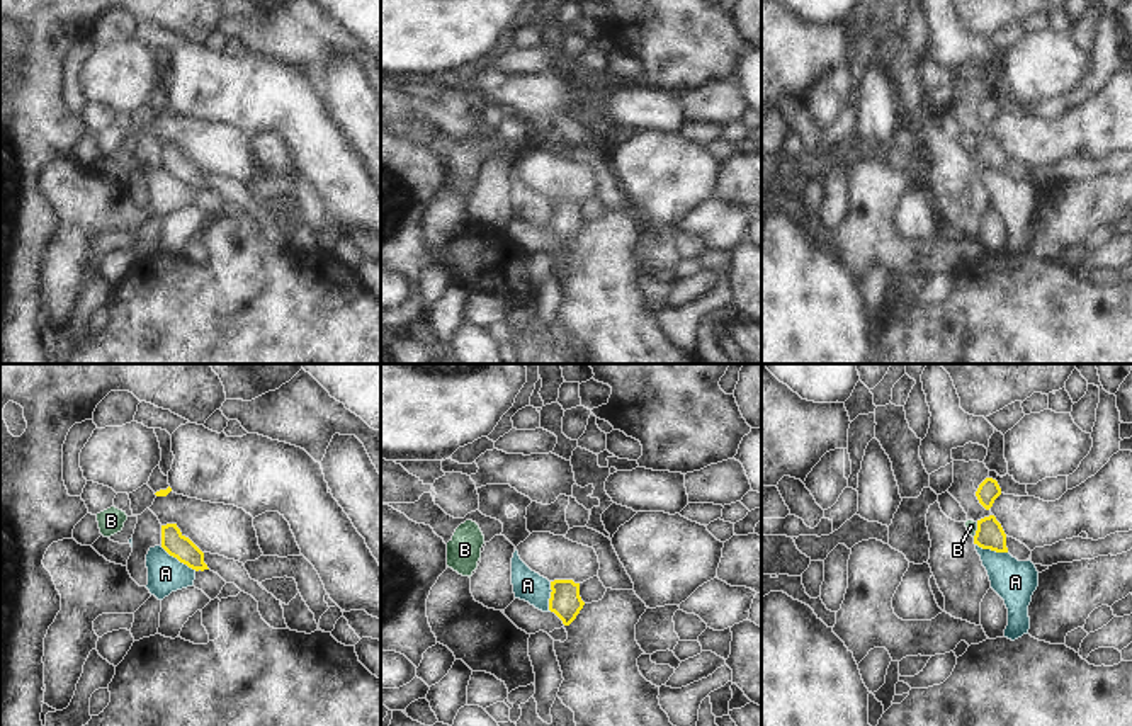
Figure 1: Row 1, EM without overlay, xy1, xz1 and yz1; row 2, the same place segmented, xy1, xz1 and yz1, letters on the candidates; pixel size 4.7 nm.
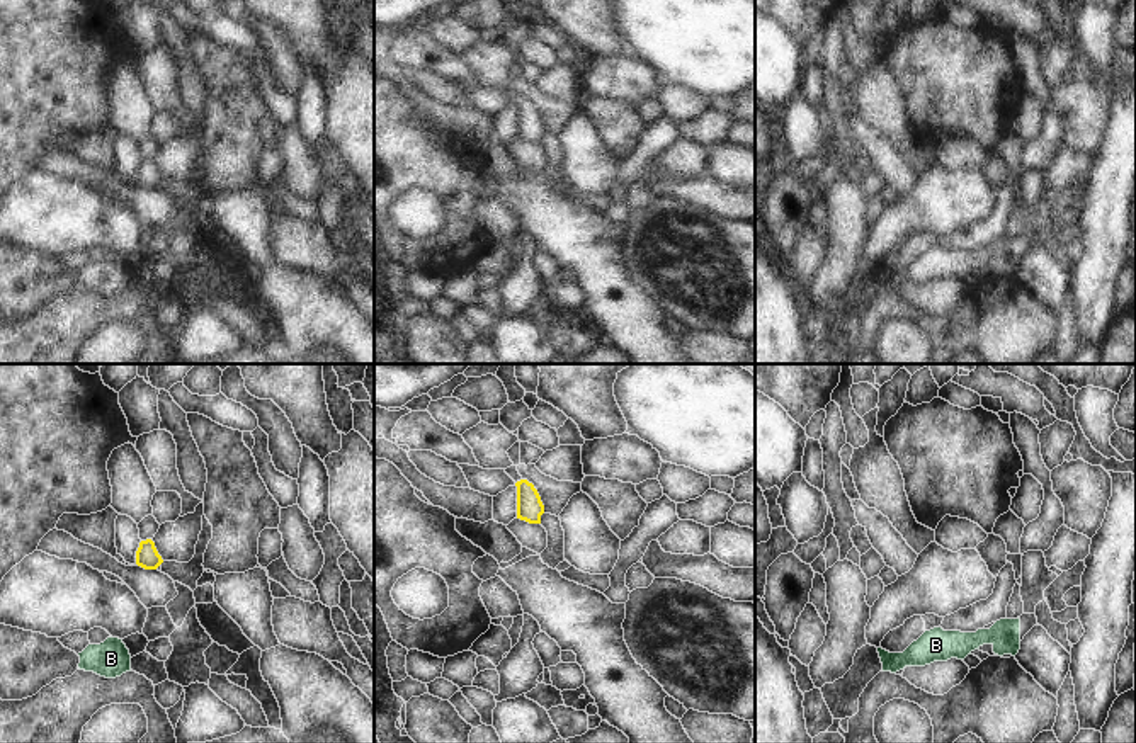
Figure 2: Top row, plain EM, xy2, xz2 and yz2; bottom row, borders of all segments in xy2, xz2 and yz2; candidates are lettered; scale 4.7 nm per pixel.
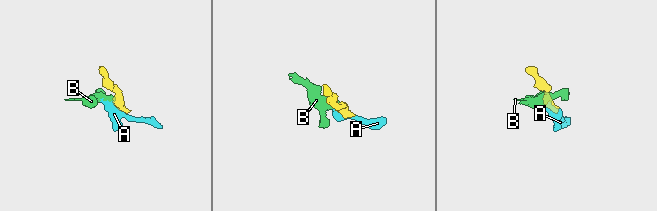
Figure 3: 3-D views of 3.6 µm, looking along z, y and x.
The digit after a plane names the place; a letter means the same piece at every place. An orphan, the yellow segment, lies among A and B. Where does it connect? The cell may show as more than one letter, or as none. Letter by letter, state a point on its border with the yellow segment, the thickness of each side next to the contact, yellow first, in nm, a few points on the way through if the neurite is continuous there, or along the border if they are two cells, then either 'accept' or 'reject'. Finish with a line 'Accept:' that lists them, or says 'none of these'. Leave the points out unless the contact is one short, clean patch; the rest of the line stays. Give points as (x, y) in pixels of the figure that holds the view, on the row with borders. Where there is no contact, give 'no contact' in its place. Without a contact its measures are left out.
A: xy1 (179, 560) | 120/180 nm | along xy1 (160, 546), (196, 570) | reject
B: yz1 (978, 529) | 140/50 nm | along yz1 (978, 522), (973, 536) | reject
Accept: none of these

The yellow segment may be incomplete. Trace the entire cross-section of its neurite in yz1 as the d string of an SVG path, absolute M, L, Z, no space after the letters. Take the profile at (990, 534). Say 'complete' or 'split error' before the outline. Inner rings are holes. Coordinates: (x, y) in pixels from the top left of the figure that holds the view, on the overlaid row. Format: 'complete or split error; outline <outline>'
complete; outline M994 515L977 520L974 544L996 553L1008 553L1006 534Z

